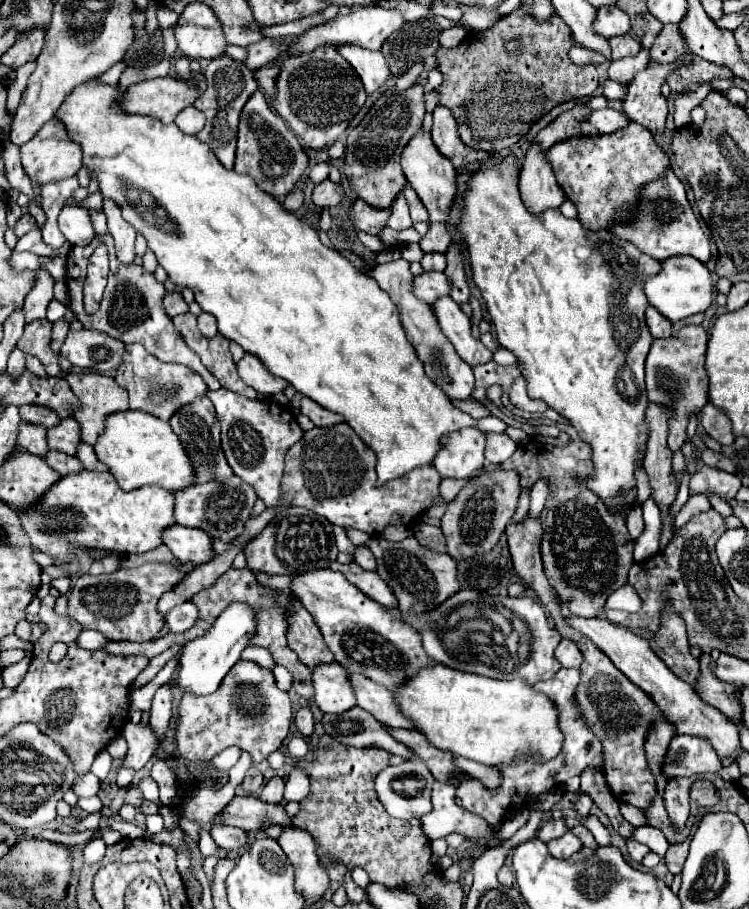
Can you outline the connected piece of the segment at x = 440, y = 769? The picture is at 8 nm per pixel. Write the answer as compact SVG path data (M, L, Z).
M386 726L386 730L406 748L410 748L416 754L416 758L420 758L428 766L428 770L432 772L434 778L450 778L450 774L454 774L456 778L464 778L464 774L454 766L452 754L446 754L444 750L430 746L426 742L426 738L422 738L422 734L418 734L418 730L406 730L406 728L394 730L388 726Z

